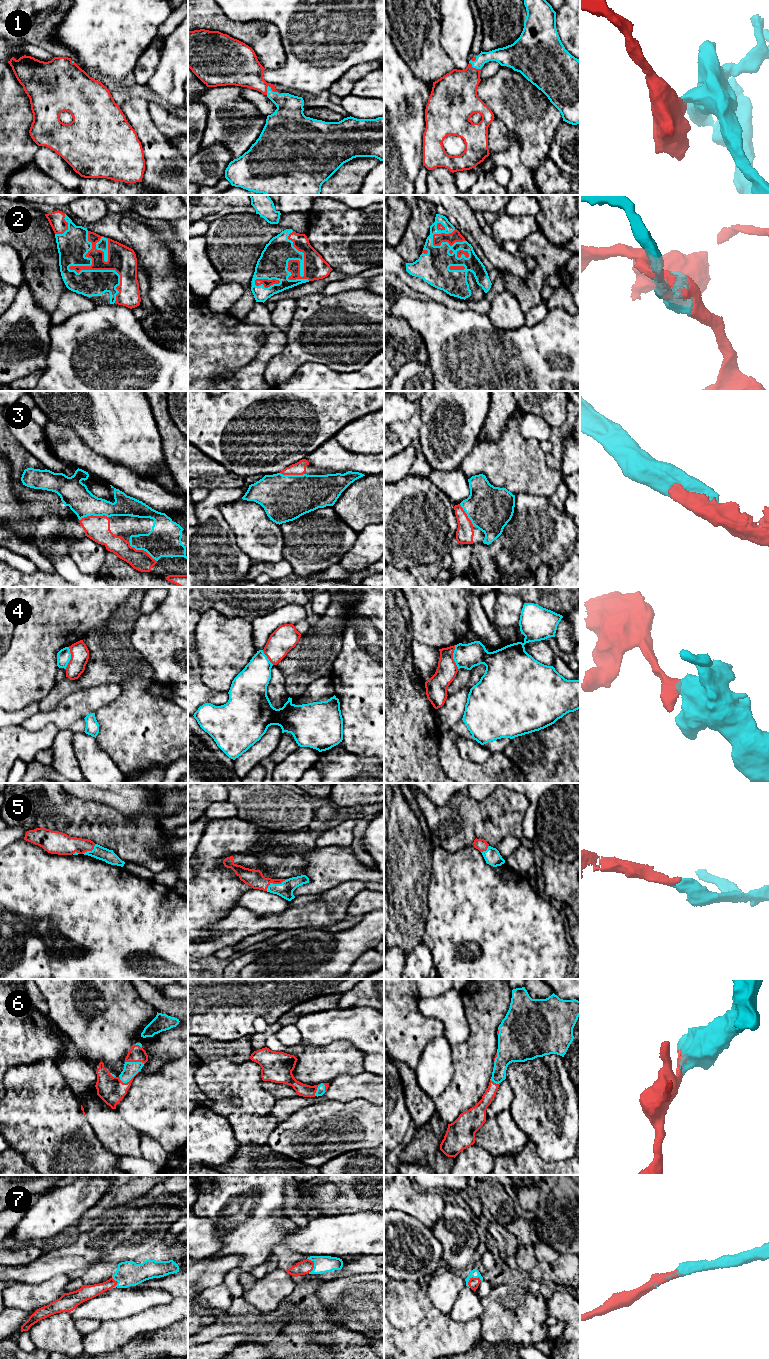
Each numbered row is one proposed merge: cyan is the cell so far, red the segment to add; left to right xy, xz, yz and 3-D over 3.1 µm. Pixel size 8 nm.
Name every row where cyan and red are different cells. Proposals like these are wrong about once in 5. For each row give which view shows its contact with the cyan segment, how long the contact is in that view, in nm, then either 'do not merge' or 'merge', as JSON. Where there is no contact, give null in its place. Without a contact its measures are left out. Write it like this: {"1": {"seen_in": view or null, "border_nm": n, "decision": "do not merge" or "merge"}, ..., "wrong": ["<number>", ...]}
{"1": {"seen_in": "xz", "border_nm": 140, "decision": "merge"}, "2": {"seen_in": "xy", "border_nm": 600, "decision": "merge"}, "3": {"seen_in": "xy", "border_nm": 280, "decision": "merge"}, "4": {"seen_in": "yz", "border_nm": 200, "decision": "do not merge"}, "5": {"seen_in": "xz", "border_nm": 200, "decision": "merge"}, "6": {"seen_in": "xy", "border_nm": 190, "decision": "merge"}, "7": {"seen_in": "yz", "border_nm": 120, "decision": "merge"}, "wrong": ["4"]}

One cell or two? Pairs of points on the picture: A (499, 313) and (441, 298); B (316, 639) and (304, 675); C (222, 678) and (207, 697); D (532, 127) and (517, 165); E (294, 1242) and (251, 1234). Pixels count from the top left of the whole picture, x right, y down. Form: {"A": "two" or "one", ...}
{"A": "two", "B": "one", "C": "two", "D": "two", "E": "two"}

